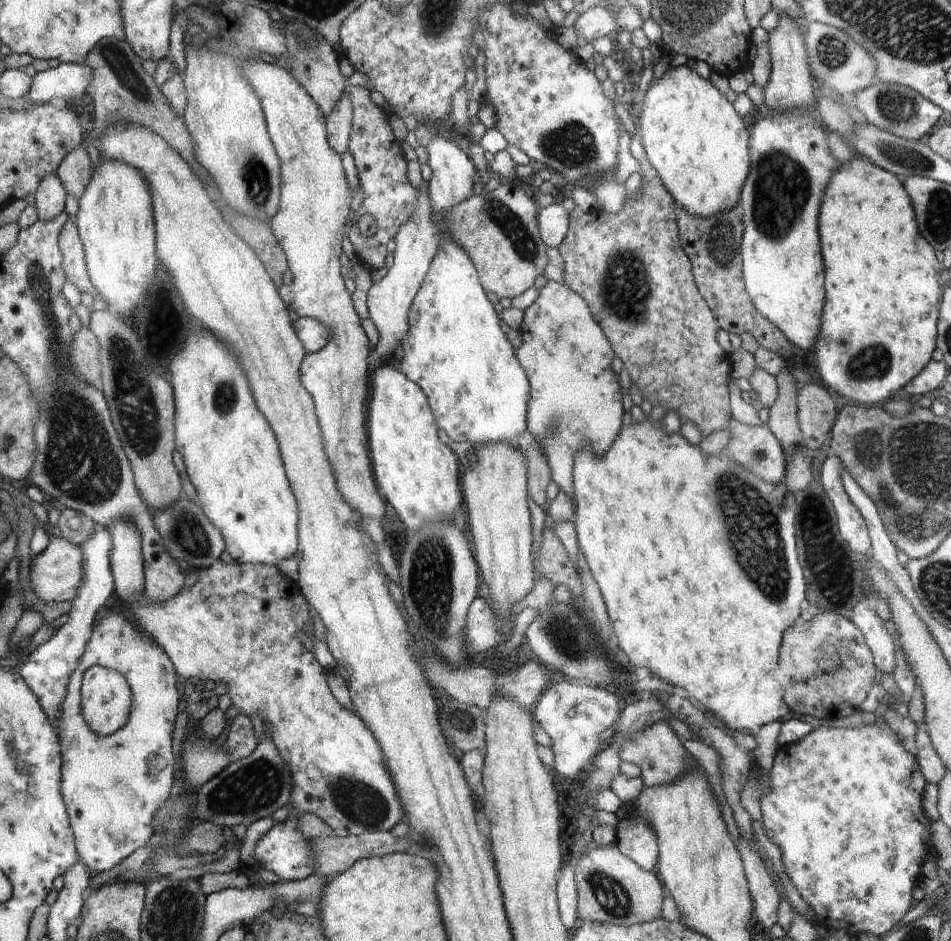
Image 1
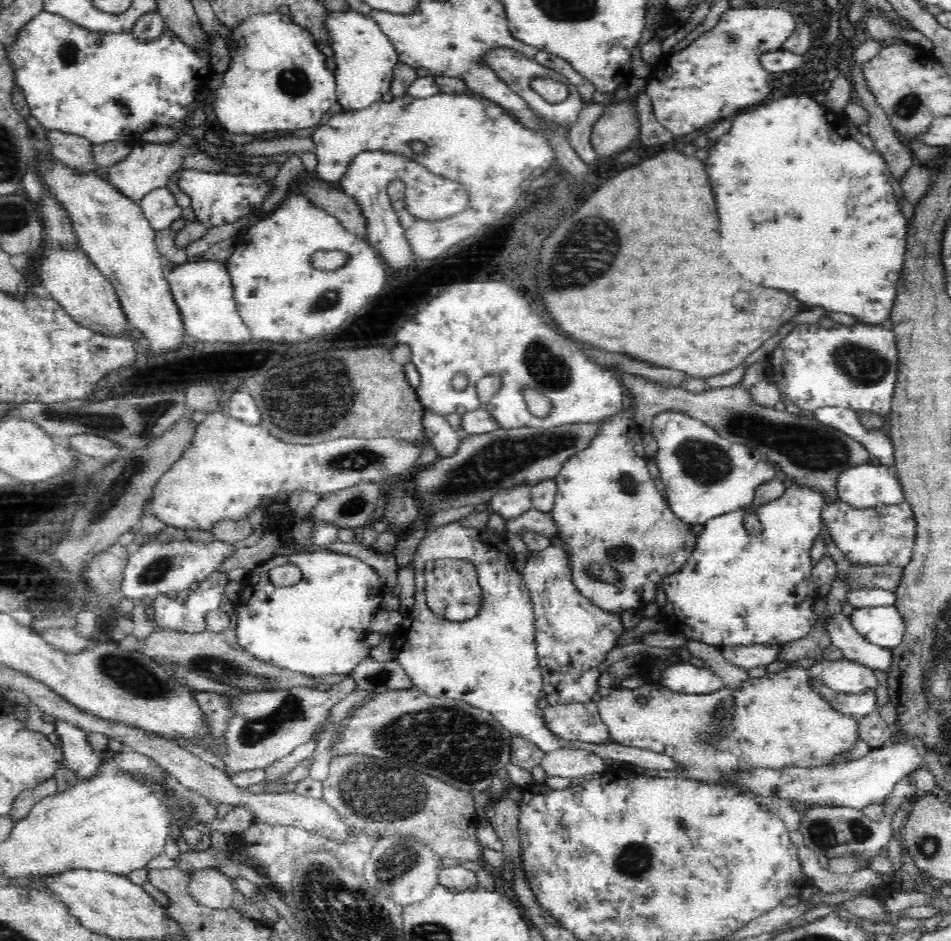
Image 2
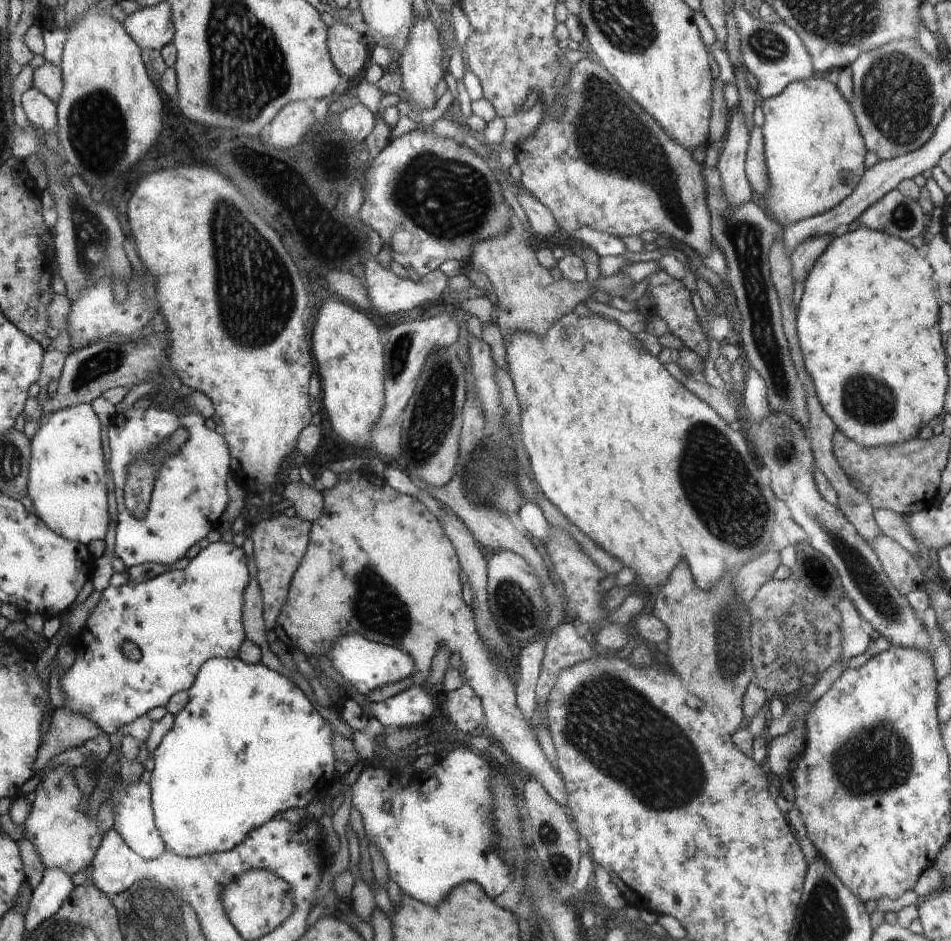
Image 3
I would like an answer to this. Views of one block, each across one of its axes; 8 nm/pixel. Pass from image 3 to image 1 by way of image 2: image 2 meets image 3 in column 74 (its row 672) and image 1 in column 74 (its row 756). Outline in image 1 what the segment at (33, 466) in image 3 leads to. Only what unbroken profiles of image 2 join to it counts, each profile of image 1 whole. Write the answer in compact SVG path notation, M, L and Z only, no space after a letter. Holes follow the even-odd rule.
M95 523L92 534L88 534L88 538L78 545L78 548L82 552L82 572L84 574L82 574L82 581L76 598L70 600L72 608L67 614L69 619L48 642L38 646L29 655L18 673L30 690L38 696L38 700L42 704L42 710L52 720L54 729L58 728L58 710L60 710L60 704L62 704L64 694L66 694L68 678L72 676L72 670L76 670L80 654L86 650L88 638L90 638L93 625L96 622L96 613L104 606L106 600L112 596L114 590L114 578L110 563L112 538L110 538L108 530L99 523Z

